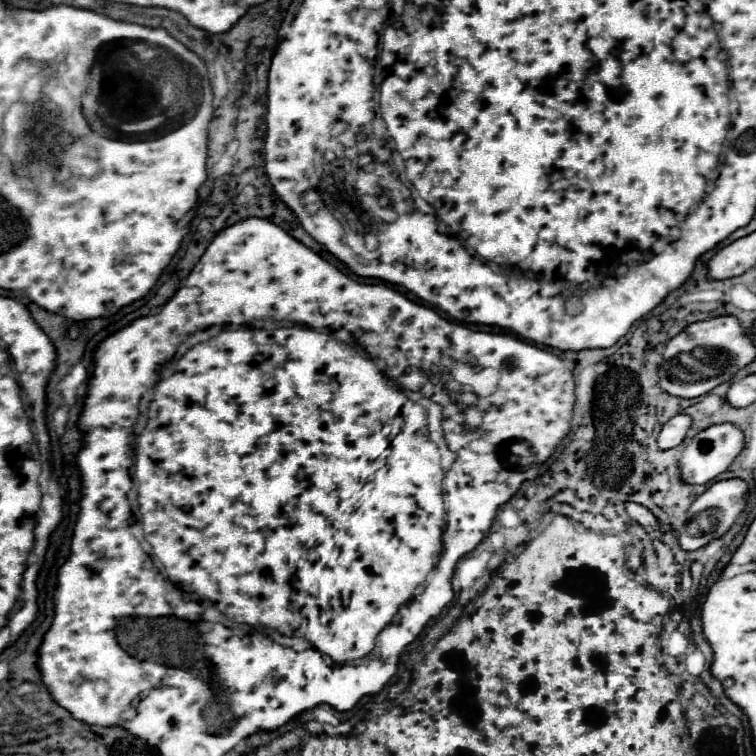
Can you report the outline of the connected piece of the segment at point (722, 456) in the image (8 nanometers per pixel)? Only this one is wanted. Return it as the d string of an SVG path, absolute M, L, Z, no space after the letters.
M720 423L720 425L712 425L700 431L696 437L690 439L688 447L680 455L682 479L696 485L716 479L720 473L724 473L730 467L730 463L736 459L742 447L744 447L744 433L734 423Z

